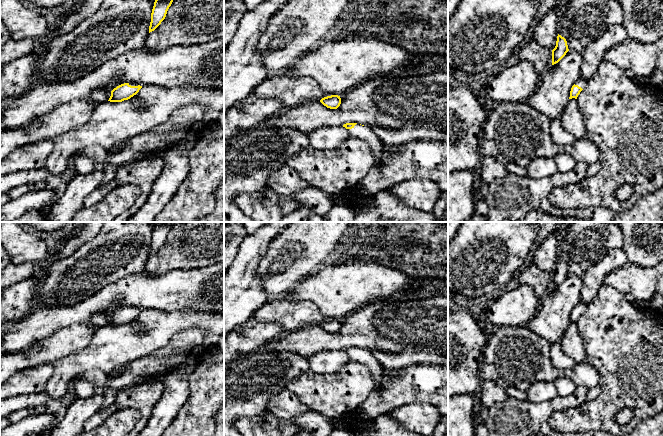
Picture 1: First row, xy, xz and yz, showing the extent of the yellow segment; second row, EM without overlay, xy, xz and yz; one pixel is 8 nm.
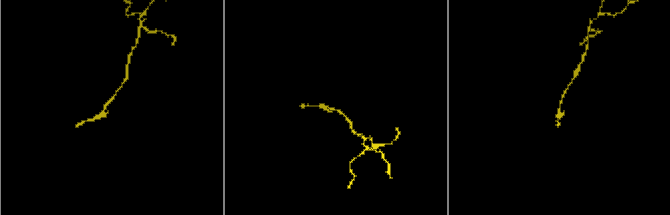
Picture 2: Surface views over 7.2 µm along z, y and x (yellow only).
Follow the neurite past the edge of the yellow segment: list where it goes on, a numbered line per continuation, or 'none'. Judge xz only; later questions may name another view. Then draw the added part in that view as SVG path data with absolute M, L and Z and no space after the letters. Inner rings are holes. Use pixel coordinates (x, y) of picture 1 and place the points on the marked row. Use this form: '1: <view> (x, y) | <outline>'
1: xz (365, 133) | M356 124L352 129L348 129L348 132L351 136L358 137L367 142L374 156L374 166L379 166L382 161L382 148L385 144L377 137L373 130L370 127Z

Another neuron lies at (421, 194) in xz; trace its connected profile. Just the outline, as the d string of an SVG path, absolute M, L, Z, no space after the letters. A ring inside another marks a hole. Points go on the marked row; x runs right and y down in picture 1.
M427 179L400 182L389 190L408 207L425 213L432 213L440 198L438 185Z

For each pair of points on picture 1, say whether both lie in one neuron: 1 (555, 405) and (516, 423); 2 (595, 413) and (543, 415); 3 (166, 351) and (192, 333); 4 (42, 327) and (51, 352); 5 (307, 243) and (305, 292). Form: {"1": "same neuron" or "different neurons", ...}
{"1": "same neuron", "2": "different neurons", "3": "same neuron", "4": "different neurons", "5": "different neurons"}

